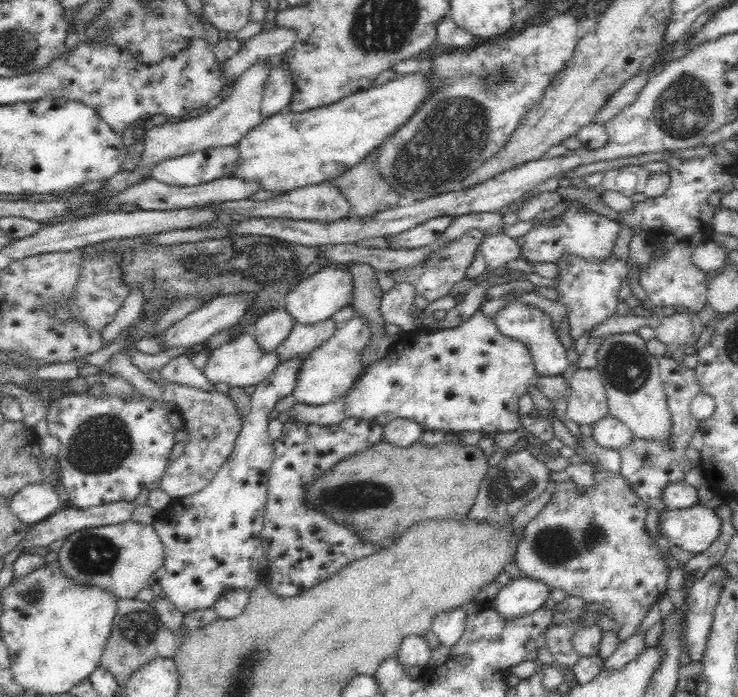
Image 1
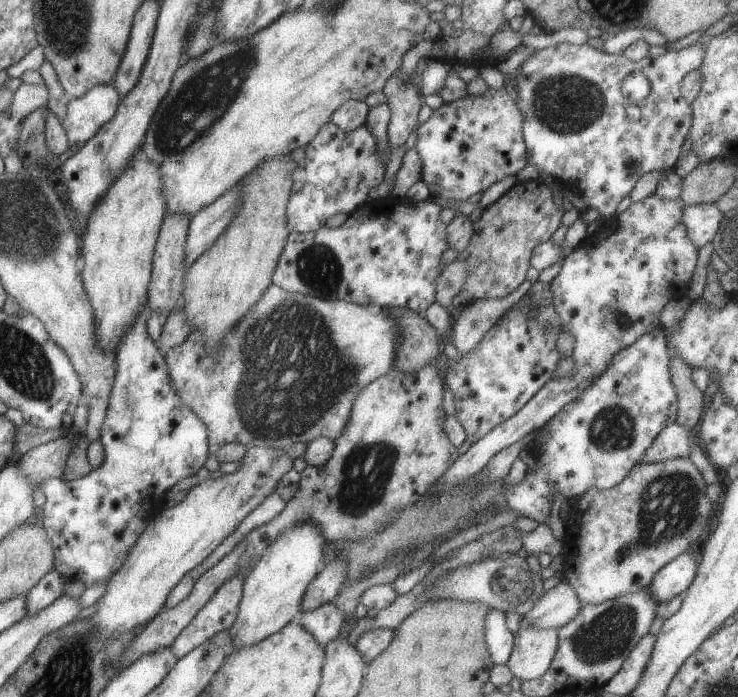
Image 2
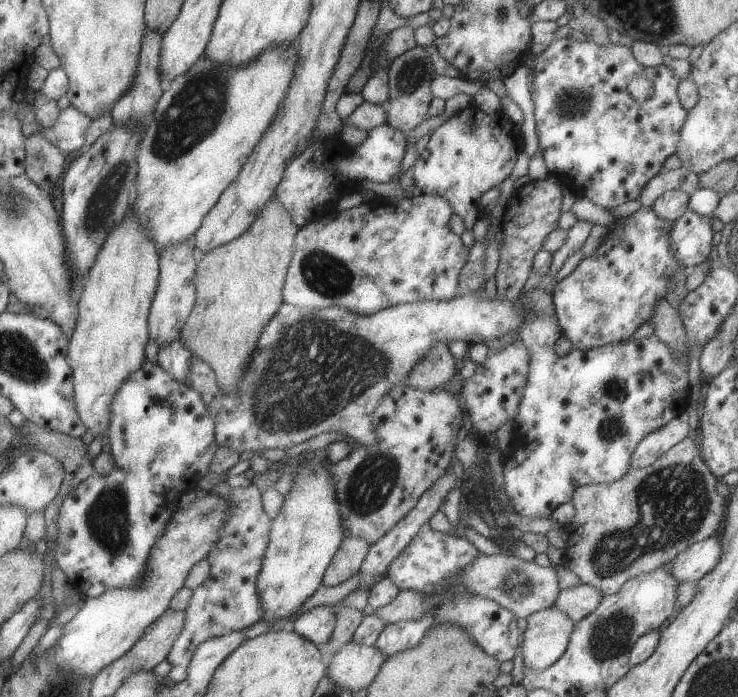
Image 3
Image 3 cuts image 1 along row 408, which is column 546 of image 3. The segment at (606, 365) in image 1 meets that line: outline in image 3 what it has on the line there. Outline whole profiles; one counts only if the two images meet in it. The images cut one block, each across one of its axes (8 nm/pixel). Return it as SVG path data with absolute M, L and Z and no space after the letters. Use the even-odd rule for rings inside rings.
M549 606L531 614L526 618L527 627L521 636L521 659L523 660L524 668L533 668L540 672L548 668L555 660L558 660L567 648L569 634L573 632L575 622L567 618L565 612Z

